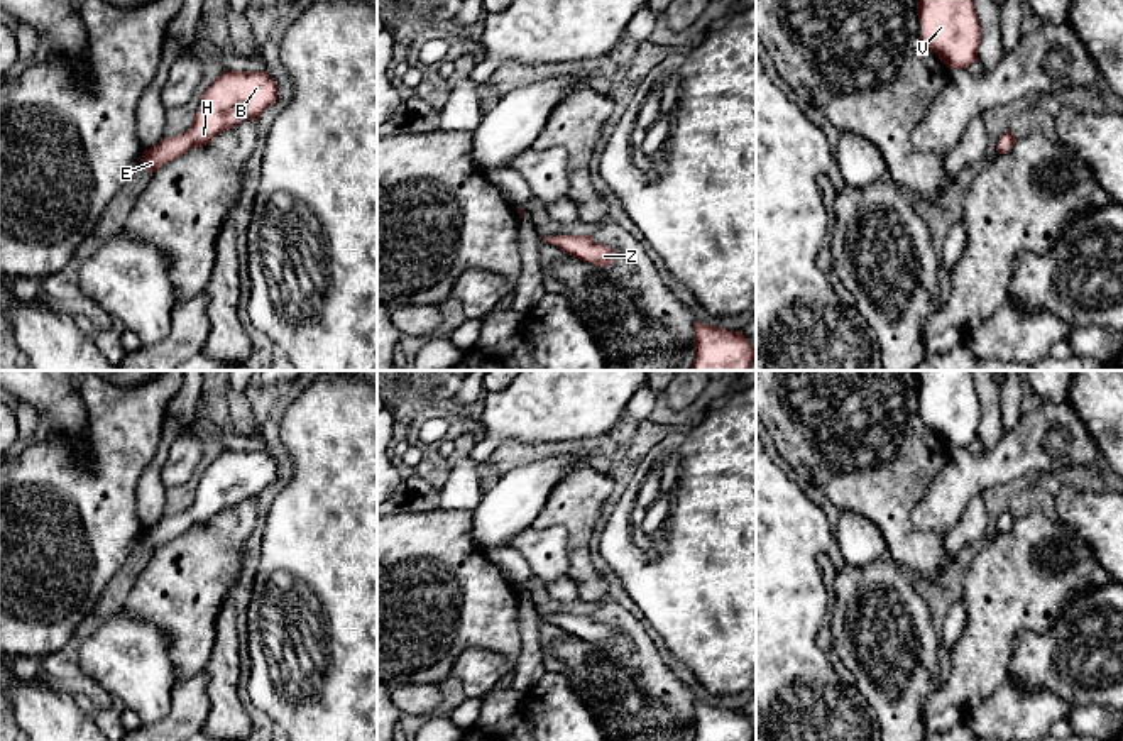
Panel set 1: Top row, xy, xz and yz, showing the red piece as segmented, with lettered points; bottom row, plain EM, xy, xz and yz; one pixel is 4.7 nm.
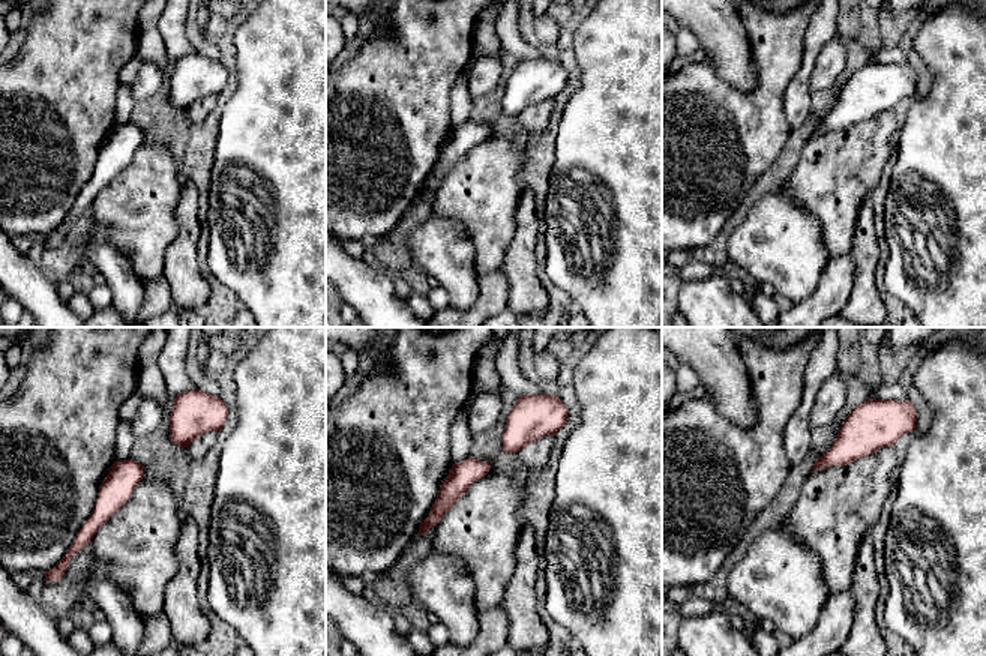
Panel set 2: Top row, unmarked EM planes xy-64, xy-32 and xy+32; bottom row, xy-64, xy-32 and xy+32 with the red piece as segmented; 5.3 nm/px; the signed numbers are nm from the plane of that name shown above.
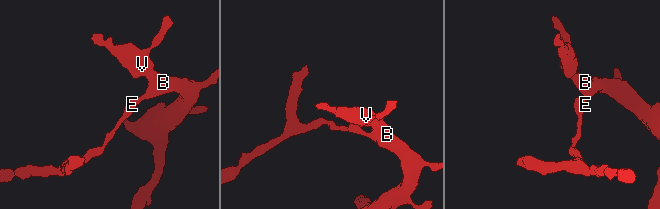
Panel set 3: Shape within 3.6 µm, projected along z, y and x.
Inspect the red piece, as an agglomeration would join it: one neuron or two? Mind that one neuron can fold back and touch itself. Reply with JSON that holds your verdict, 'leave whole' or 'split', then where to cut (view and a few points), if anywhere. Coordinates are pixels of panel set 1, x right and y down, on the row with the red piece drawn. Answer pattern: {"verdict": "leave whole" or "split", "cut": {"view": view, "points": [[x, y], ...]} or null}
{"verdict": "leave whole", "cut": null}

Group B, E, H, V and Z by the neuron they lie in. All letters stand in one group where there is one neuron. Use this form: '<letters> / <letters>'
B E H V Z

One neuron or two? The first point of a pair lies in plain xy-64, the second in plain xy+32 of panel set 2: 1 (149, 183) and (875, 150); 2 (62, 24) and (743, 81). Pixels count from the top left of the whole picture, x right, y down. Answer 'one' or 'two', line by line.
1: one
2: two

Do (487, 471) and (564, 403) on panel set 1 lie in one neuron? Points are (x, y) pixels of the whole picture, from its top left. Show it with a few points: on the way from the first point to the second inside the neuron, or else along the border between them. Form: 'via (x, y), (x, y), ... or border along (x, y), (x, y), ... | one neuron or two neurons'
border along (491, 459), (479, 466) | two neurons

